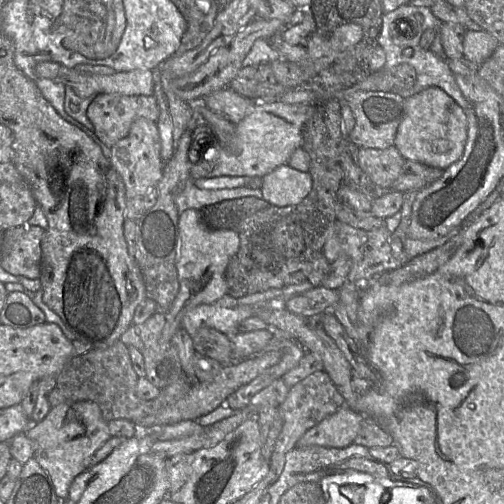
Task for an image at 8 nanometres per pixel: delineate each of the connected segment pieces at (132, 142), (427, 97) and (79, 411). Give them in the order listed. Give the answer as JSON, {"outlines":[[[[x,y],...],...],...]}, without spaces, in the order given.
{"outlines":[[[[142,117],[136,119],[128,134],[111,147],[109,161],[124,182],[127,199],[145,196],[163,176],[164,162],[157,122]]],[[[432,86],[405,98],[404,116],[394,140],[394,146],[405,160],[445,170],[461,158],[466,139],[465,111],[442,89]]],[[[92,401],[65,402],[51,408],[42,421],[32,424],[26,435],[33,442],[35,459],[49,474],[56,495],[65,501],[74,478],[91,467],[94,453],[111,438],[108,422]]]]}

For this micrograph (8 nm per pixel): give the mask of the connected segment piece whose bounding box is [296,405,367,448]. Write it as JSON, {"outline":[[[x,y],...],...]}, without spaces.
{"outline":[[[344,405],[310,428],[298,440],[296,447],[317,445],[329,448],[345,448],[354,442],[366,419],[364,415]]]}

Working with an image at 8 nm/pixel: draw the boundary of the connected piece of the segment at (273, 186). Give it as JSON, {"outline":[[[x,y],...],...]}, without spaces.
{"outline":[[[283,164],[262,177],[262,198],[277,207],[299,204],[312,189],[309,172]]]}

